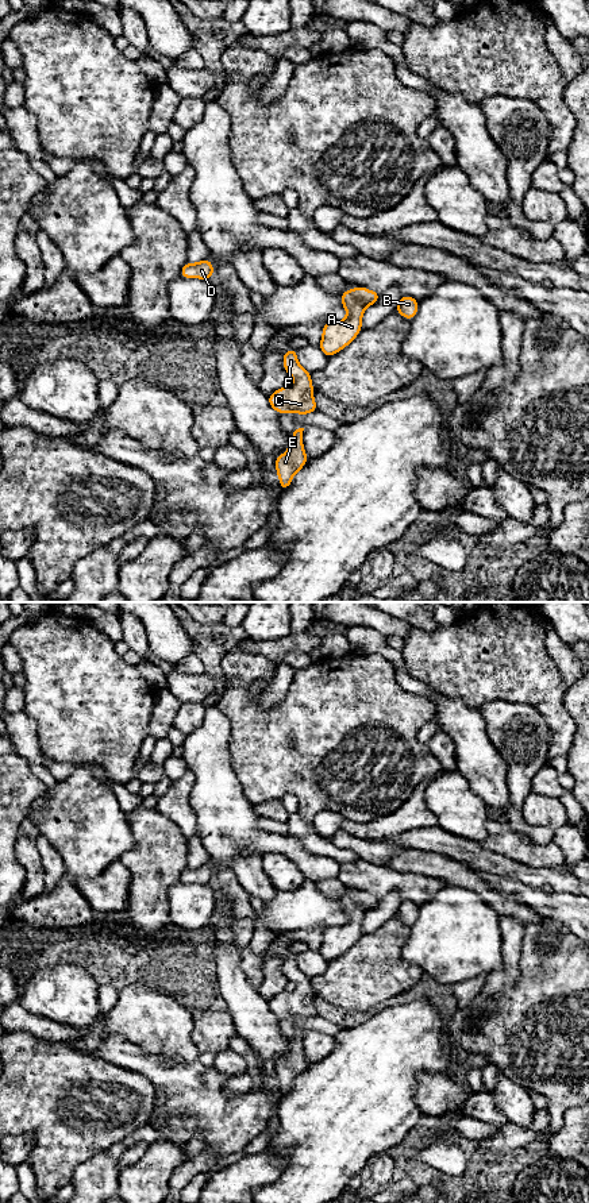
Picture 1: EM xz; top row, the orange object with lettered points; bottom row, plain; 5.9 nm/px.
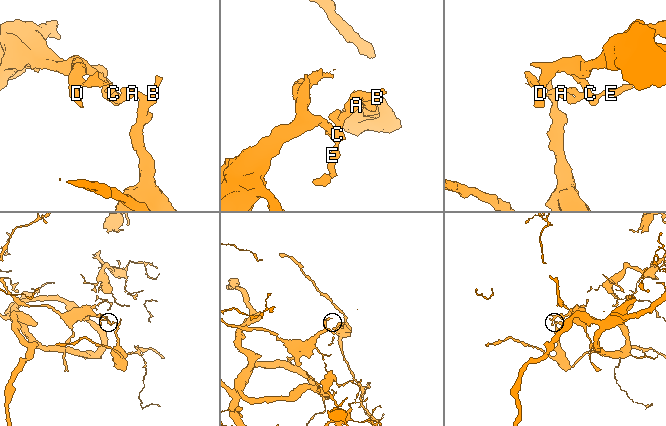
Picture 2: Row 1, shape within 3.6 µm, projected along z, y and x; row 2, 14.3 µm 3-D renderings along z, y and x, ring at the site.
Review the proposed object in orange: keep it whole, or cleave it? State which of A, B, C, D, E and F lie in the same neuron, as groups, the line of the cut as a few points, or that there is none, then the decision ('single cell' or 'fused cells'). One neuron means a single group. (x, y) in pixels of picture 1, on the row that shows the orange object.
A C D E F / B | xz (351, 290), (365, 307) | fused cells

